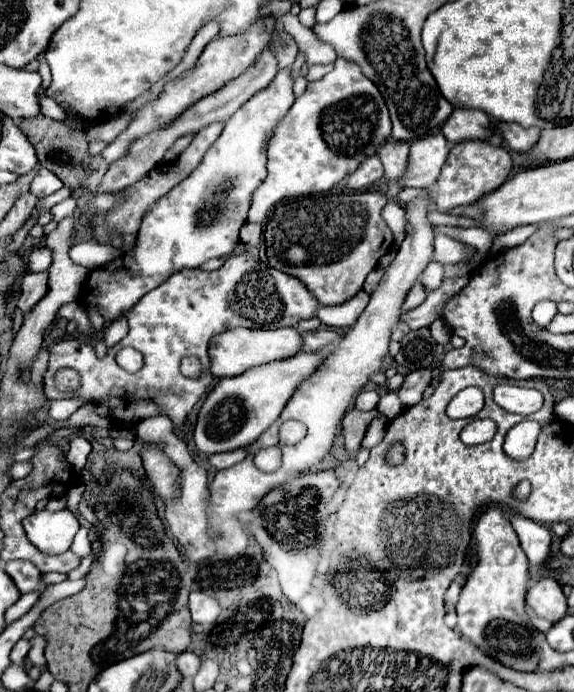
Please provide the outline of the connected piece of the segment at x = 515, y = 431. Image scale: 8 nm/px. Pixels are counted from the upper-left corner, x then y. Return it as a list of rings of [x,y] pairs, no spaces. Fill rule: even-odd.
[[[523,421],[523,423],[517,423],[507,433],[507,437],[505,437],[505,453],[511,459],[527,459],[533,453],[539,431],[537,431],[537,427],[533,431],[531,425],[535,425],[535,423],[533,421]]]

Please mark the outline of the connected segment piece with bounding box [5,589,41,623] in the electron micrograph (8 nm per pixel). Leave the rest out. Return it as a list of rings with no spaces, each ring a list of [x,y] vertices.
[[[35,589],[35,591],[31,591],[31,593],[25,593],[25,595],[21,595],[21,599],[7,611],[7,615],[5,615],[5,619],[7,619],[7,623],[13,623],[15,619],[19,619],[21,615],[25,615],[33,605],[35,605],[35,601],[39,599],[39,595],[41,595],[41,591],[39,589]]]

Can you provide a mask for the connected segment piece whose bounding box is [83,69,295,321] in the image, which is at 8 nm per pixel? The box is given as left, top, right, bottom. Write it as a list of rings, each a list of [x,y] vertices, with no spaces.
[[[279,69],[265,89],[227,119],[223,133],[209,147],[199,167],[143,217],[135,253],[125,253],[89,273],[83,301],[95,303],[105,321],[113,321],[127,313],[145,293],[169,279],[173,271],[187,265],[199,267],[213,257],[227,257],[239,243],[239,229],[247,221],[253,191],[267,177],[267,141],[293,101],[291,69]]]

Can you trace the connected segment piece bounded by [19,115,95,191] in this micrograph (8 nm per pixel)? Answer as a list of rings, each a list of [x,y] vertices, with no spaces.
[[[43,115],[25,119],[21,121],[19,127],[25,131],[31,145],[35,147],[39,163],[47,167],[51,173],[55,173],[63,181],[65,187],[69,187],[71,191],[77,191],[87,185],[87,179],[95,169],[93,169],[93,159],[89,157],[89,139],[83,129],[75,129],[75,135],[73,135],[73,127],[65,125],[63,121],[43,117]]]

